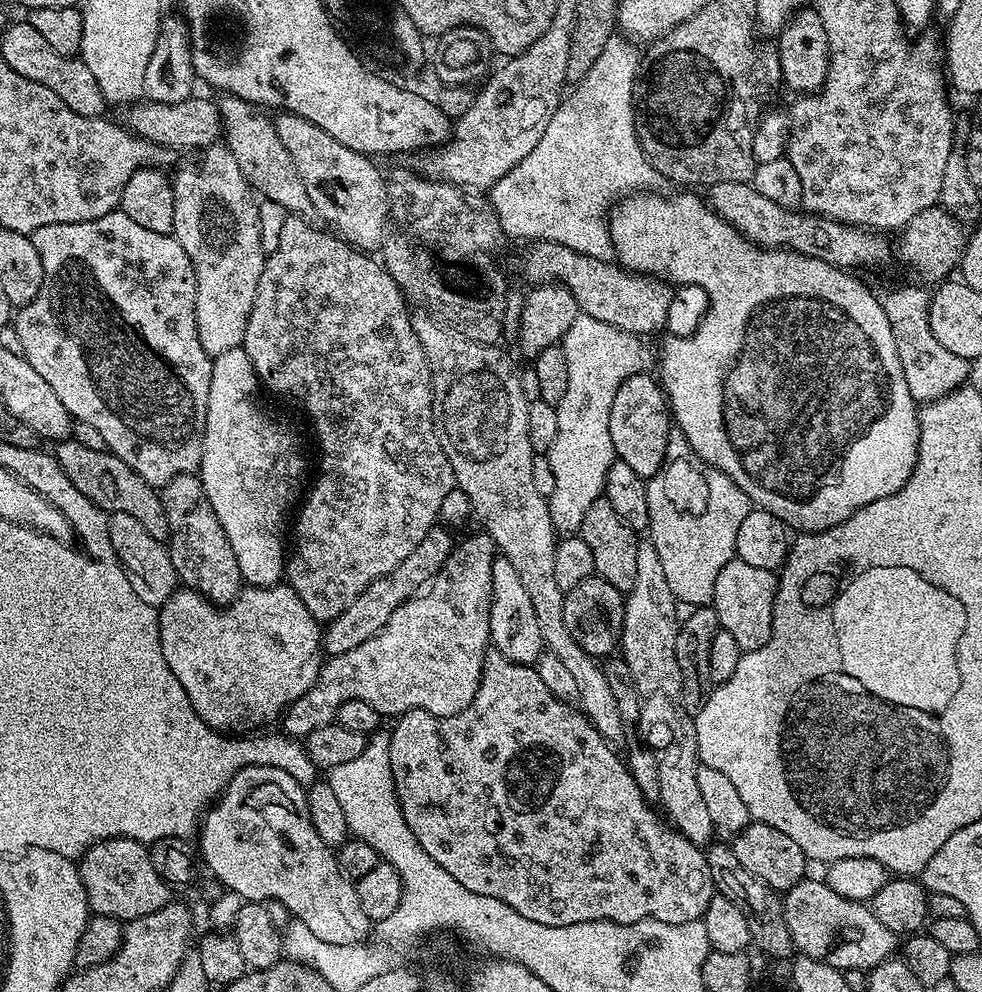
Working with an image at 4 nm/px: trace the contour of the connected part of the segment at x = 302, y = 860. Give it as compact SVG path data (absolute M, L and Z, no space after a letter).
M250 766L243 768L234 776L227 787L224 788L220 794L219 800L215 801L212 807L209 807L206 817L202 822L203 826L199 833L198 840L201 840L200 852L202 855L202 864L209 868L208 872L213 877L216 877L224 884L225 889L230 892L237 892L240 895L241 901L244 902L273 902L277 900L284 908L289 908L293 913L291 914L295 919L306 922L306 926L310 926L315 936L322 938L322 942L337 942L338 934L336 934L336 924L332 921L332 915L336 912L336 904L340 907L340 912L344 916L361 915L360 903L356 897L355 887L348 886L344 888L345 881L332 880L332 868L334 872L334 852L329 844L322 842L322 838L318 838L318 834L314 830L314 822L312 815L308 809L308 793L305 785L294 782L294 778L290 774L286 774L286 770L278 770L274 766Z

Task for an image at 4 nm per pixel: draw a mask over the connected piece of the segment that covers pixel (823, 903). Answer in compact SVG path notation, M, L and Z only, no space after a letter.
M802 879L792 889L783 893L784 921L790 930L790 938L795 949L812 959L823 960L832 967L841 970L848 968L864 968L871 970L877 968L883 960L895 957L898 952L897 933L886 930L878 918L874 918L871 907L867 903L858 900L847 900L842 894L834 894L830 886L823 879Z

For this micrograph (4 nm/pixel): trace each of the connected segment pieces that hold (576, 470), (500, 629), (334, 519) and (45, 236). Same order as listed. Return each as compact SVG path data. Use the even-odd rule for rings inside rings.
M580 312L574 318L562 339L562 347L566 354L566 394L562 394L562 402L558 402L557 434L553 444L546 451L548 468L552 471L552 496L547 497L548 509L552 525L560 534L579 533L582 518L586 518L586 510L590 510L590 502L601 499L604 495L606 470L616 460L614 442L610 442L610 406L614 406L614 394L618 394L618 386L635 372L651 373L654 368L654 352L647 348L645 341L630 332L623 332L606 322L598 322L598 318L590 318L590 314Z
M498 558L492 567L492 605L490 606L490 644L495 651L501 652L516 664L535 665L546 649L542 630L538 626L538 617L534 614L534 605L530 602L530 594L526 594L526 586L522 586L522 578L518 578L518 570L508 559Z
M288 214L283 218L284 225L276 240L276 252L267 253L264 269L258 278L256 301L250 310L242 347L250 358L261 385L280 396L297 396L304 403L304 408L316 427L316 440L320 443L324 461L320 464L316 485L296 520L296 549L293 552L291 549L286 560L286 580L297 592L298 598L306 604L310 614L319 622L327 622L338 618L338 614L342 614L342 610L346 610L346 606L350 606L350 602L354 602L354 598L358 598L358 594L362 594L370 582L390 574L390 570L394 570L394 566L404 561L406 554L410 554L410 550L414 550L414 546L426 538L431 528L437 527L442 498L446 498L446 494L457 487L457 482L454 470L436 437L432 421L432 371L422 350L422 342L418 342L418 334L414 334L412 329L412 316L407 308L409 305L400 286L394 282L383 263L376 261L375 264L371 255L353 248L331 231L323 227L315 228L308 218L300 214Z
M119 210L86 222L38 226L38 230L31 232L30 239L34 242L34 250L38 250L38 258L42 258L42 286L37 297L21 307L14 316L14 326L18 330L18 339L22 342L26 362L30 362L30 366L34 366L34 370L38 370L42 378L46 378L50 390L58 394L58 402L66 406L73 421L90 422L90 426L94 426L94 430L102 434L107 451L122 458L126 466L134 469L153 488L159 490L174 478L199 473L213 357L208 356L206 350L202 350L202 342L198 342L196 275L186 250L182 250L175 236L154 234L154 230L145 230Z

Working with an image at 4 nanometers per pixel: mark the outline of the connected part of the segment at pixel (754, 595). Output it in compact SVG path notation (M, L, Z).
M737 559L726 562L726 566L719 571L710 604L716 609L721 629L730 633L734 642L738 642L741 653L762 650L762 646L770 642L777 583L776 572L762 570Z

